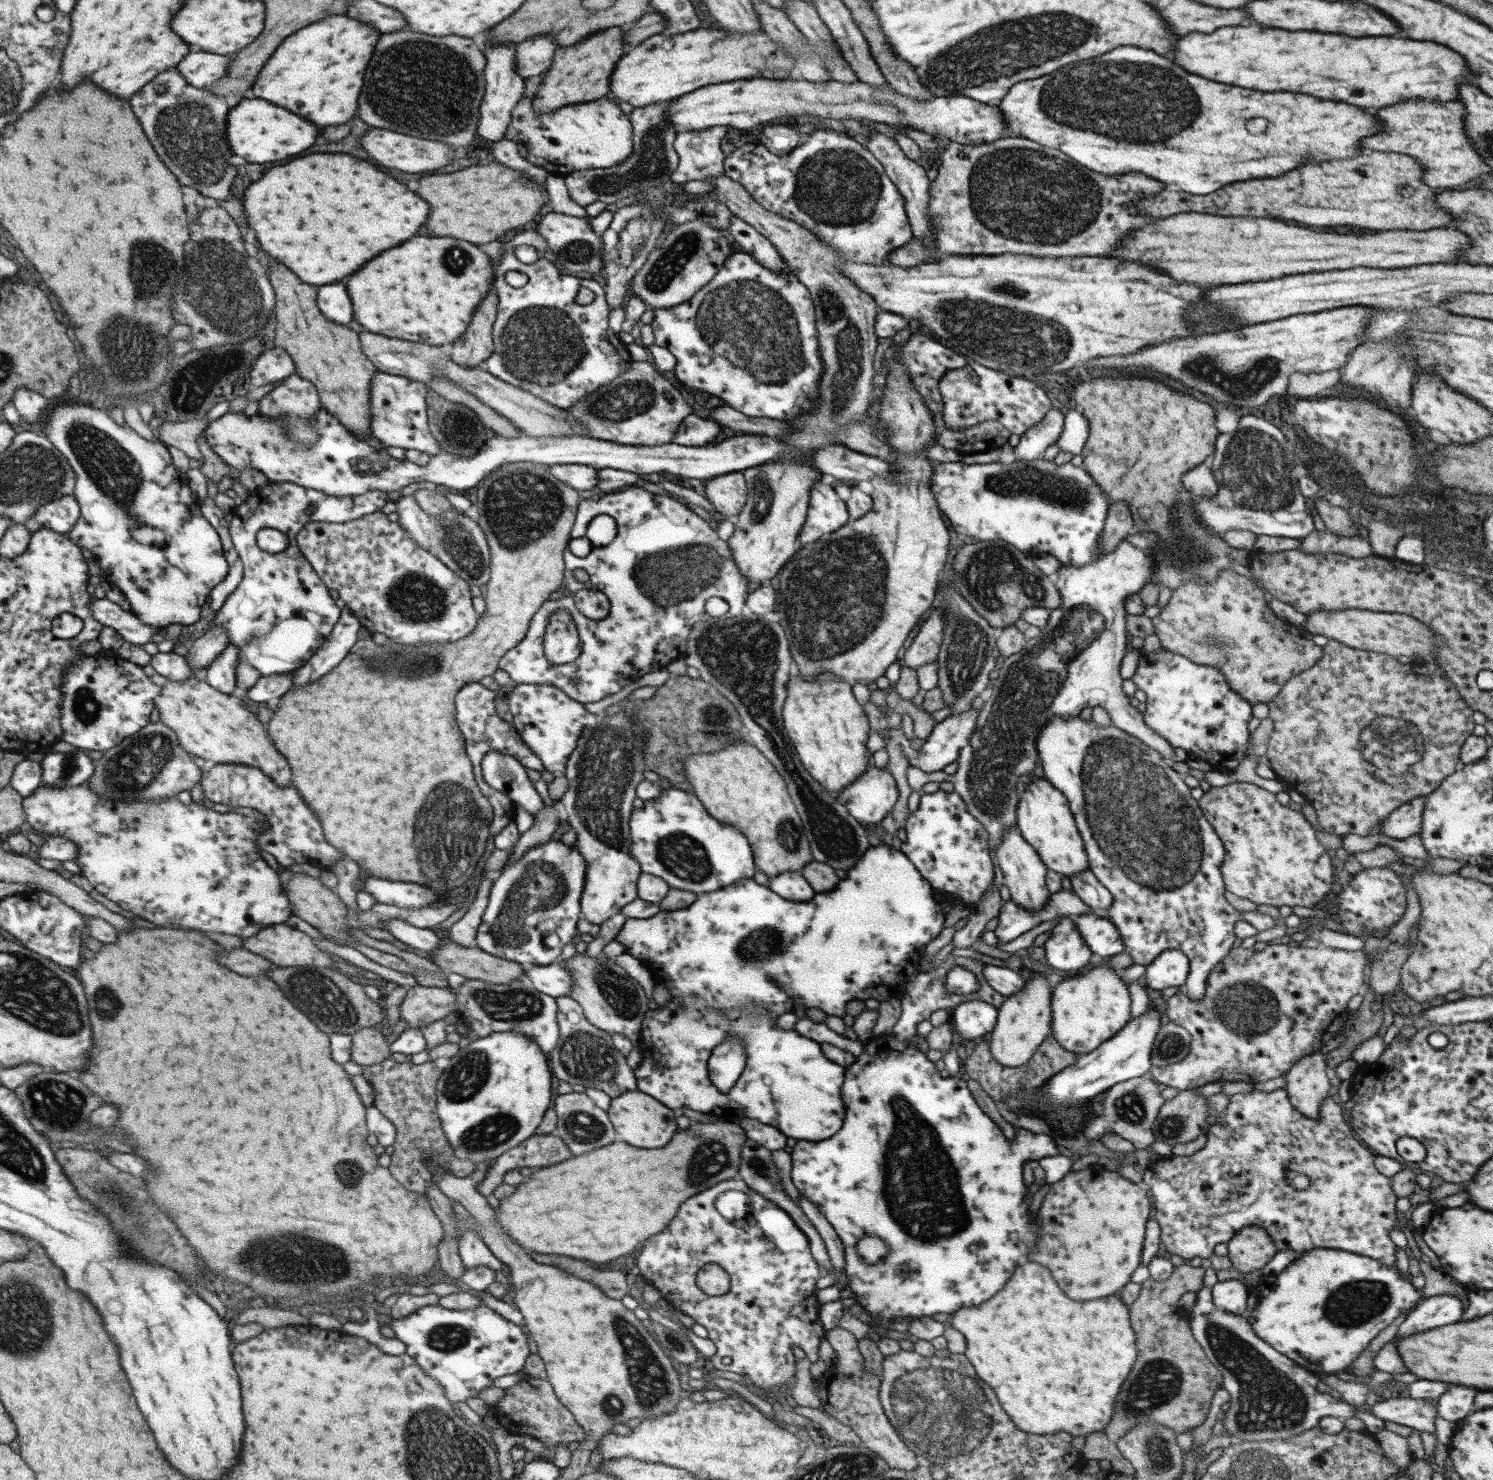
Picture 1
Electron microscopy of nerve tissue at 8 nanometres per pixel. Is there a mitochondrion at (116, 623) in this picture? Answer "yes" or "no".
no

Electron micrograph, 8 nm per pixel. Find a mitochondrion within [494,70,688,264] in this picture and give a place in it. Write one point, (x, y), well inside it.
(654, 163)

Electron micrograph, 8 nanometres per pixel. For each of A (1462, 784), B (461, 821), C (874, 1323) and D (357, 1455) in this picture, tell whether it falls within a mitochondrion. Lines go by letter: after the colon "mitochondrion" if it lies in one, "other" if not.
A: other
B: mitochondrion
C: other
D: other

